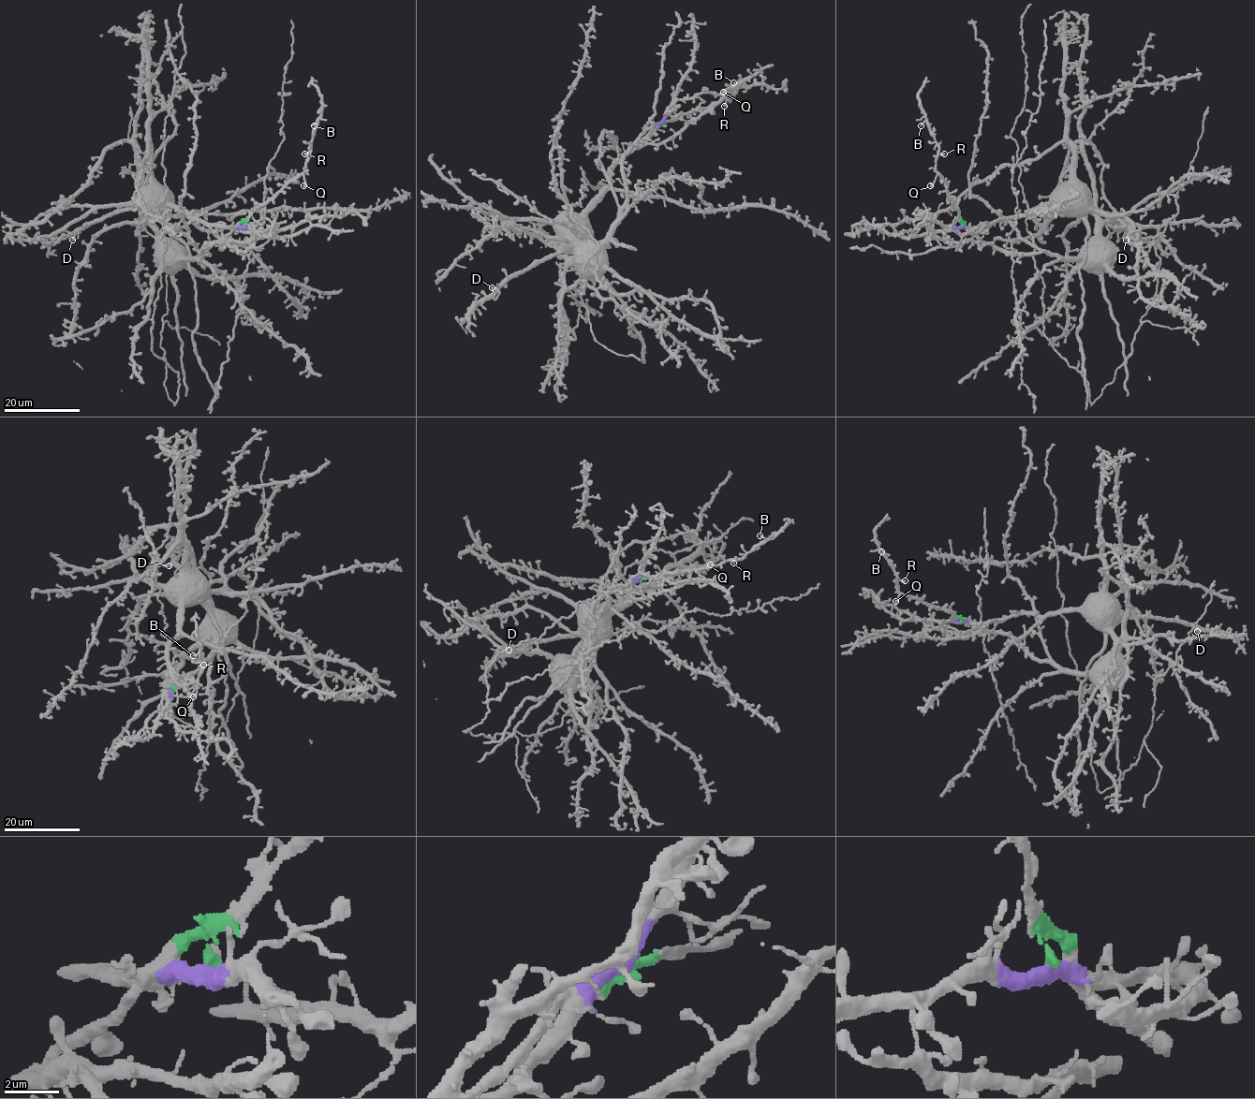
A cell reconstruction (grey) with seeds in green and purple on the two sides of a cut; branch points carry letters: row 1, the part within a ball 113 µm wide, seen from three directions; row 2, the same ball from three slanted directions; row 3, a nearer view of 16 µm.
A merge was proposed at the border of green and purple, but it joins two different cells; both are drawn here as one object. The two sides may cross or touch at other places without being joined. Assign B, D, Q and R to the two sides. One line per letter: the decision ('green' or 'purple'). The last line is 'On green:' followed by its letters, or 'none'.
B: green
D: purple
Q: green
R: green
On green: B, Q, R

